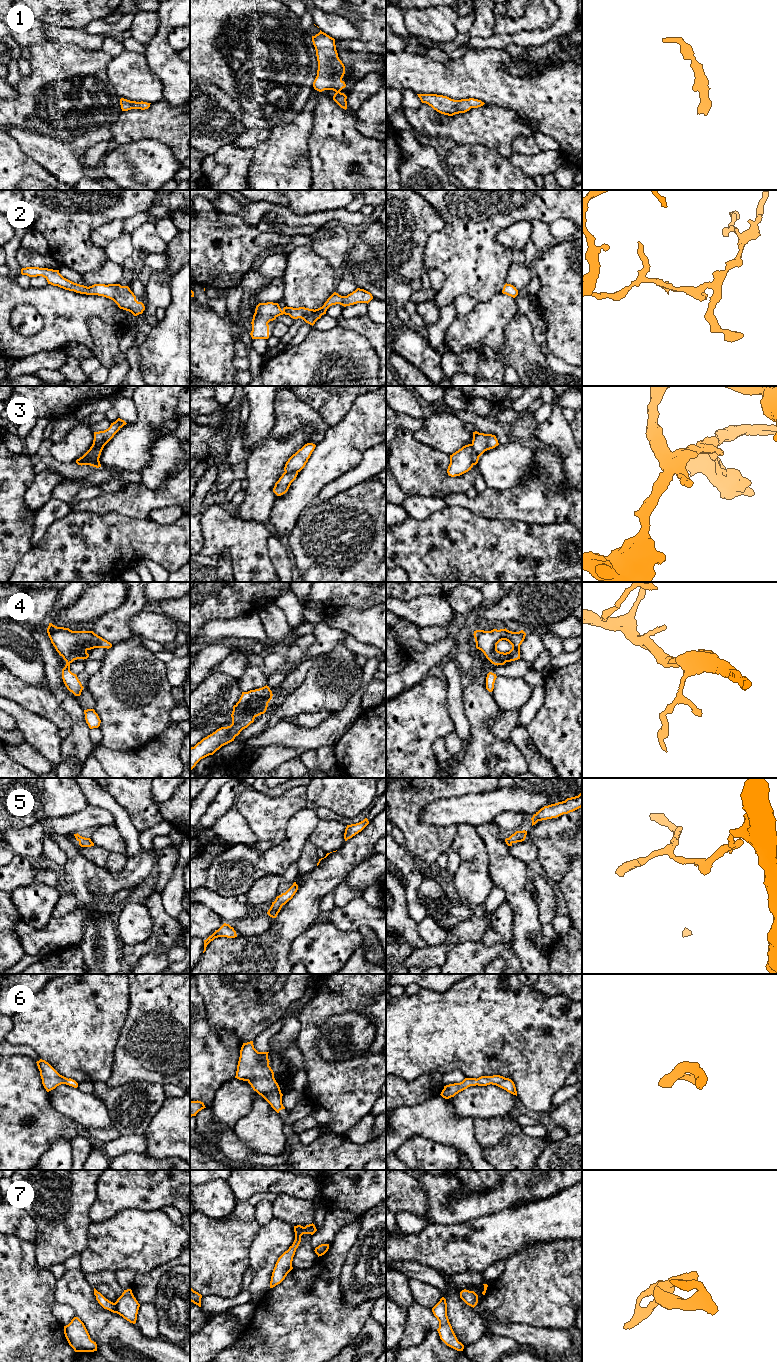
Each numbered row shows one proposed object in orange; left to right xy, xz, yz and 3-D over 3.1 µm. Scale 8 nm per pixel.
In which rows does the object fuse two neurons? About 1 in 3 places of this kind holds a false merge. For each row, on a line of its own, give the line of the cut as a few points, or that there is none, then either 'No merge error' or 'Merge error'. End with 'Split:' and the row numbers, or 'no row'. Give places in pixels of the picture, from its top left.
1: No split. No merge error
2: No split. No merge error
3: Split along yz (470, 444), (471, 460), (474, 464). Merge error
4: No split. No merge error
5: No split. No merge error
6: No split. No merge error
7: No split. No merge error
Split: 3

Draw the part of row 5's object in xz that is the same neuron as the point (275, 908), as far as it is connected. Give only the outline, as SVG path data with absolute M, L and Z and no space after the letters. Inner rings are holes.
M294 882L293 885L285 893L282 893L281 895L276 897L275 901L272 902L272 905L267 914L272 918L276 918L282 906L293 898L297 890L298 885L296 884L296 882Z

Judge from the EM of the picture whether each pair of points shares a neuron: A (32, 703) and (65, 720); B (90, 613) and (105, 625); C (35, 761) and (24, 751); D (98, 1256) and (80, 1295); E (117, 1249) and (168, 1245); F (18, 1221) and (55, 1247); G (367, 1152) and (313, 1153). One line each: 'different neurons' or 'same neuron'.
A: same neuron
B: different neurons
C: same neuron
D: different neurons
E: same neuron
F: different neurons
G: same neuron

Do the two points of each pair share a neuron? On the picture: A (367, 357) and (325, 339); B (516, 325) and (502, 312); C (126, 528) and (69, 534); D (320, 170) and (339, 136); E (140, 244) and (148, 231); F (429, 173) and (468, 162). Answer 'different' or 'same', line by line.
A: same
B: different
C: same
D: same
E: same
F: different

